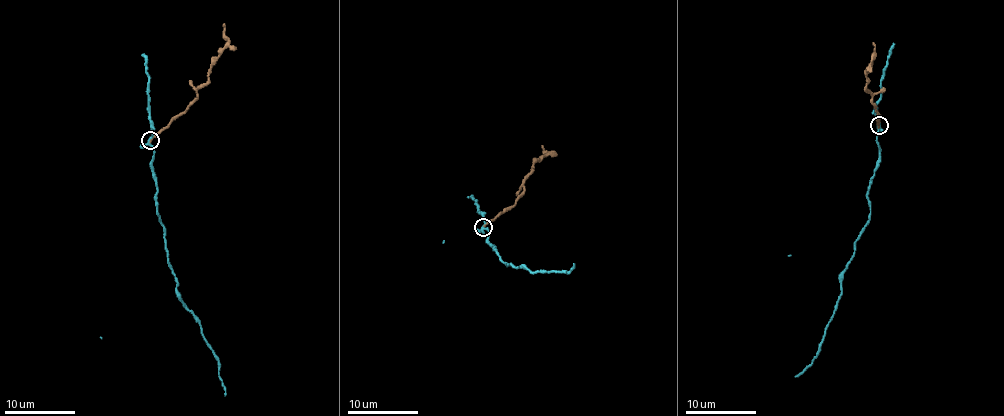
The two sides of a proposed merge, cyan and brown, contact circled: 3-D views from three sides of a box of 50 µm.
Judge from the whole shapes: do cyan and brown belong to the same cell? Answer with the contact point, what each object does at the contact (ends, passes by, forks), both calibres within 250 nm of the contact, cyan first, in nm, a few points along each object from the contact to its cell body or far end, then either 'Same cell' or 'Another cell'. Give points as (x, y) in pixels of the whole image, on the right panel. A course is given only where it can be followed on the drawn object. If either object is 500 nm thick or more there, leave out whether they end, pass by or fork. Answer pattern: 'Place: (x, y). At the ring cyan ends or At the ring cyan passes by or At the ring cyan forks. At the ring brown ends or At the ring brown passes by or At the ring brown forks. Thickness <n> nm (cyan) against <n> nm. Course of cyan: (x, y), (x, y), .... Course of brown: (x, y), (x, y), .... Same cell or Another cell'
Place: (879, 125). At the ring cyan forks. At the ring brown ends. Thickness 170 nm (cyan) against 140 nm. Course of cyan: (878, 125), (878, 158), (867, 199), (869, 223), (855, 241), (818, 354), (795, 377). Course of brown: (878, 125), (872, 92), (866, 88), (867, 73), (875, 53), (873, 42). Another cell

